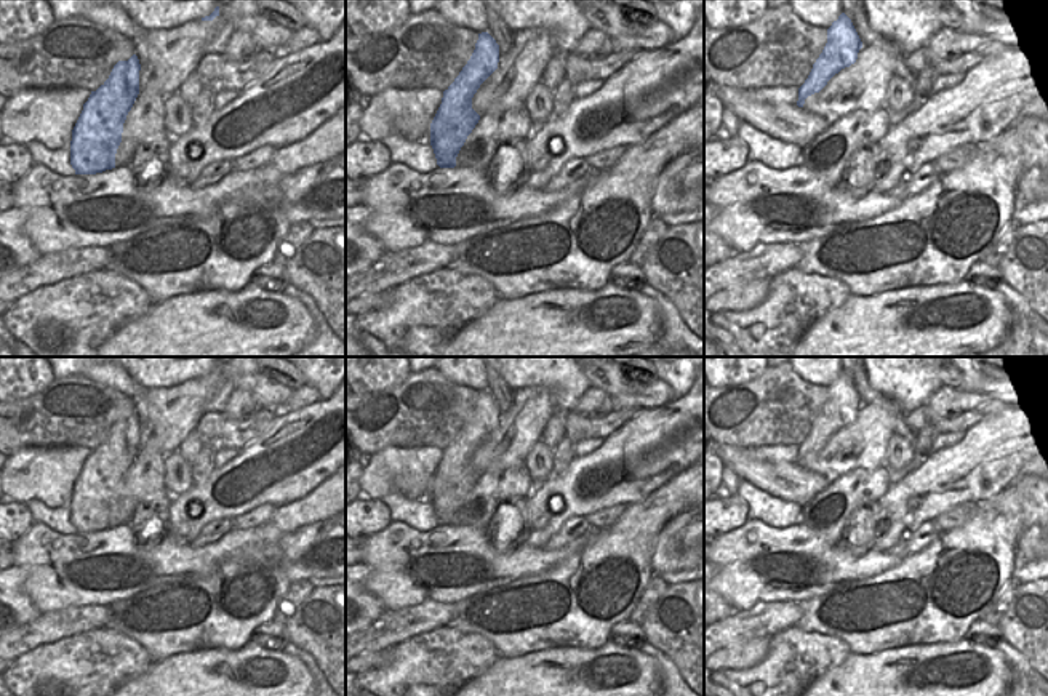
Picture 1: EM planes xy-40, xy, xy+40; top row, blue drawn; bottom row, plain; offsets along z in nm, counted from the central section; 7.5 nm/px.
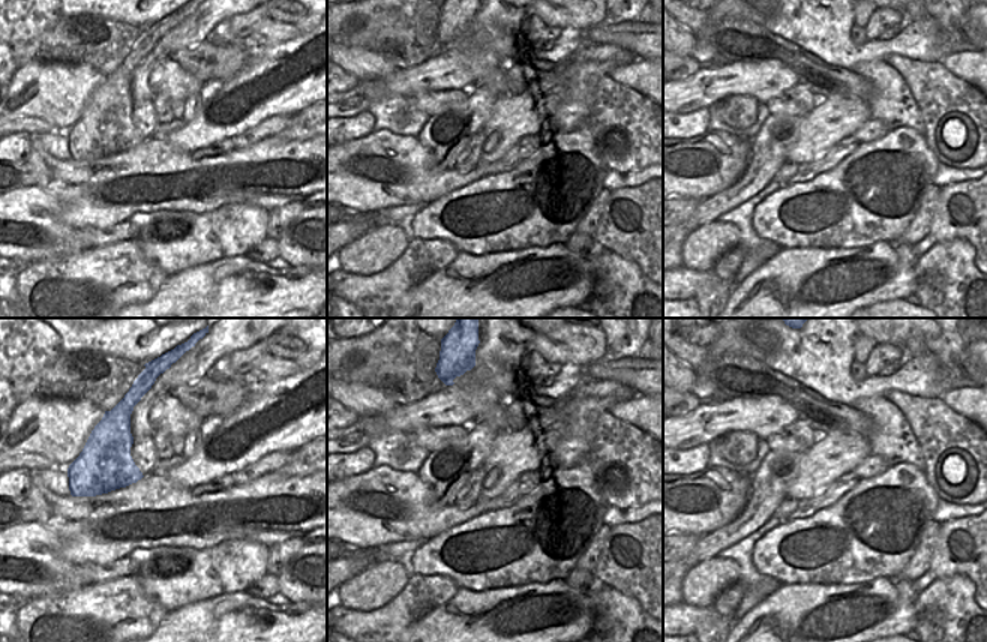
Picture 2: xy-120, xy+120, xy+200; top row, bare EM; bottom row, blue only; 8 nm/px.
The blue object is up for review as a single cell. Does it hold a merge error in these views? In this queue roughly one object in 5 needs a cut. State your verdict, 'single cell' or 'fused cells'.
single cell

